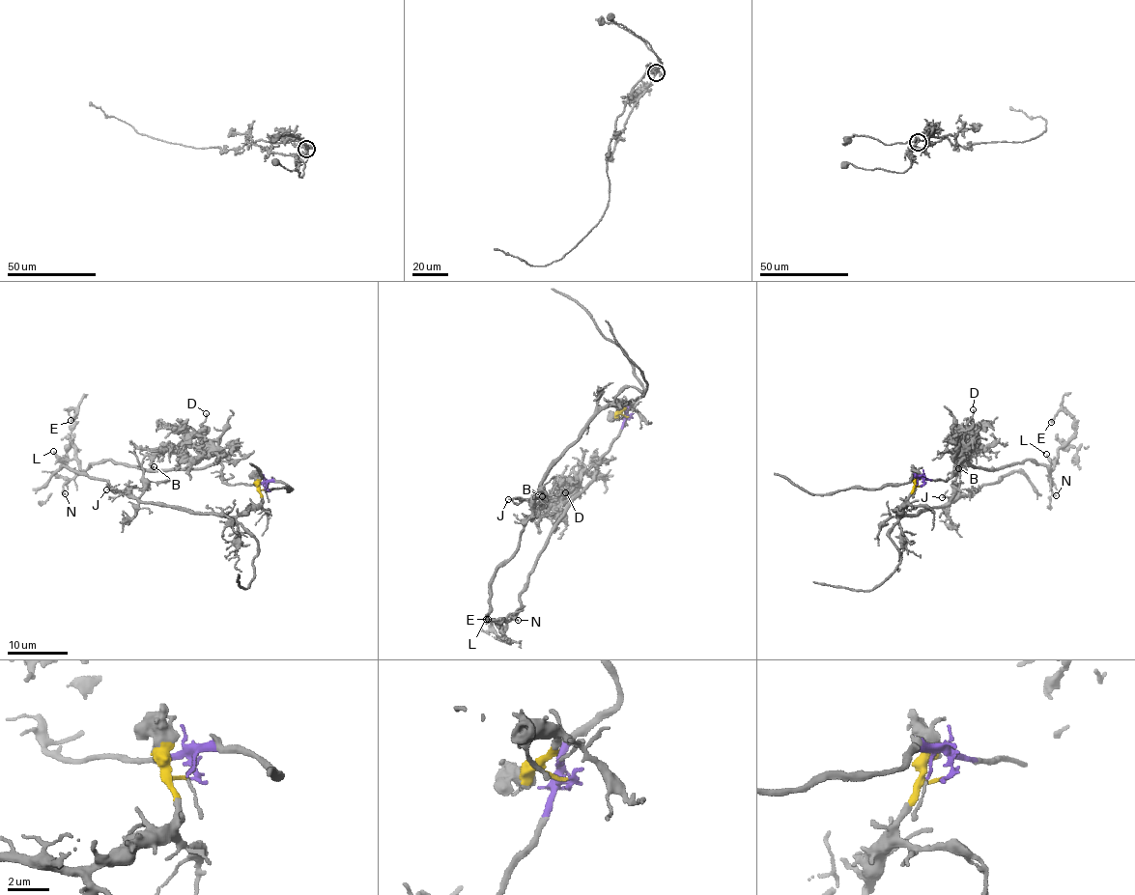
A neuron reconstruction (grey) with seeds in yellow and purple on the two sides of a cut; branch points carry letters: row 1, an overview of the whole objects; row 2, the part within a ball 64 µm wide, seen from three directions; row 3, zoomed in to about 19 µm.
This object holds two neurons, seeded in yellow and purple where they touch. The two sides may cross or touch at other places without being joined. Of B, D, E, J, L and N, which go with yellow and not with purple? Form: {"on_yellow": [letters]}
{"on_yellow": ["J"]}

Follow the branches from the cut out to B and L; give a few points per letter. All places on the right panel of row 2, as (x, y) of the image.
B: (922, 485), (924, 479), (948, 481), (961, 459), (957, 451), (966, 457), (976, 449), (958, 467)
L: (922, 485), (924, 479), (948, 481), (964, 459), (996, 469), (1034, 460), (1051, 469), (1057, 461), (1046, 454)

